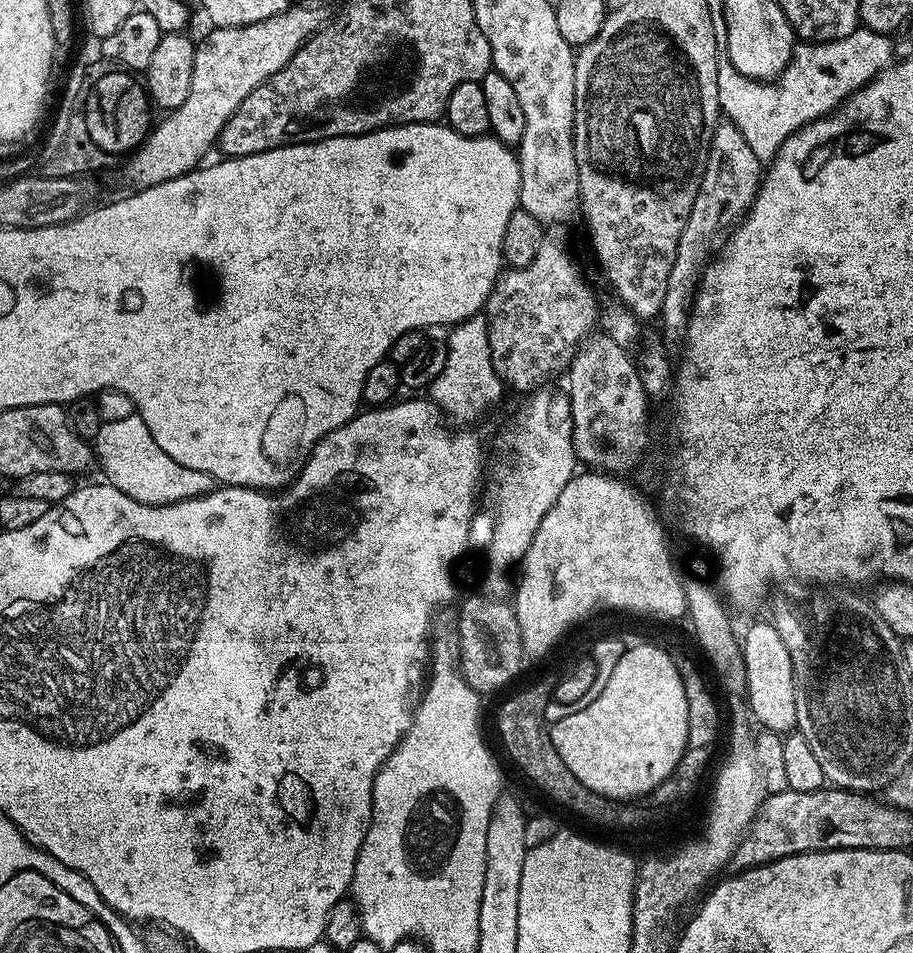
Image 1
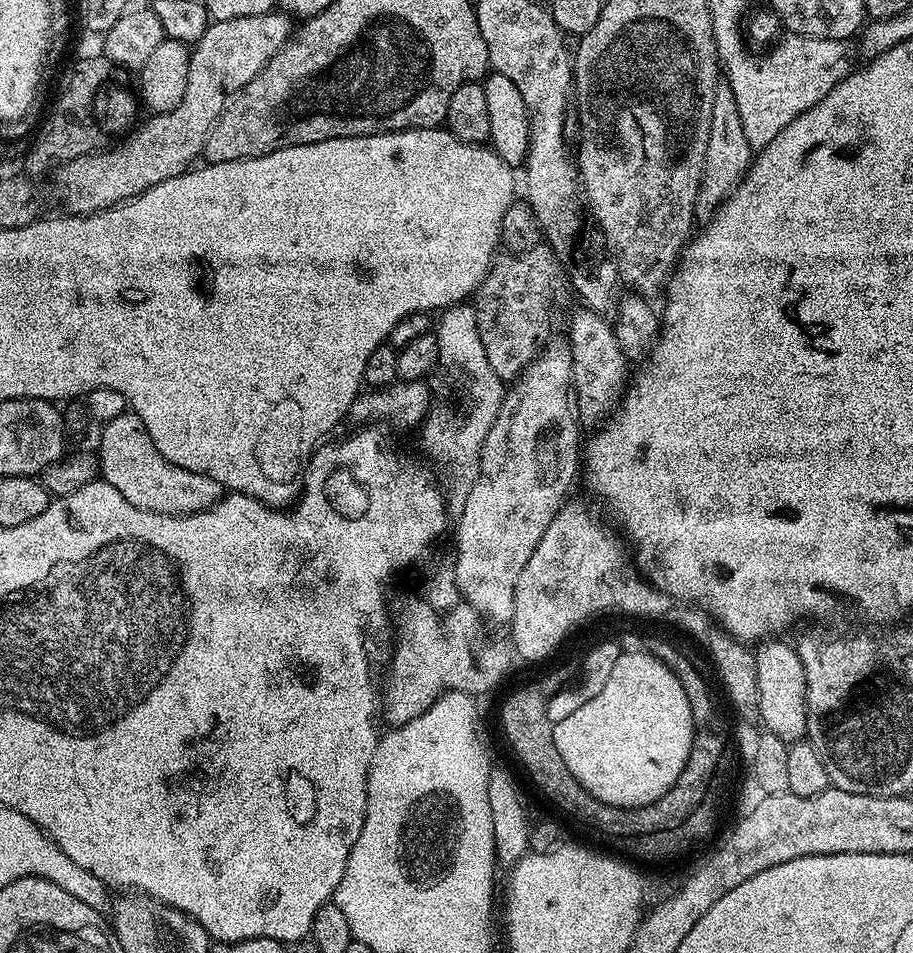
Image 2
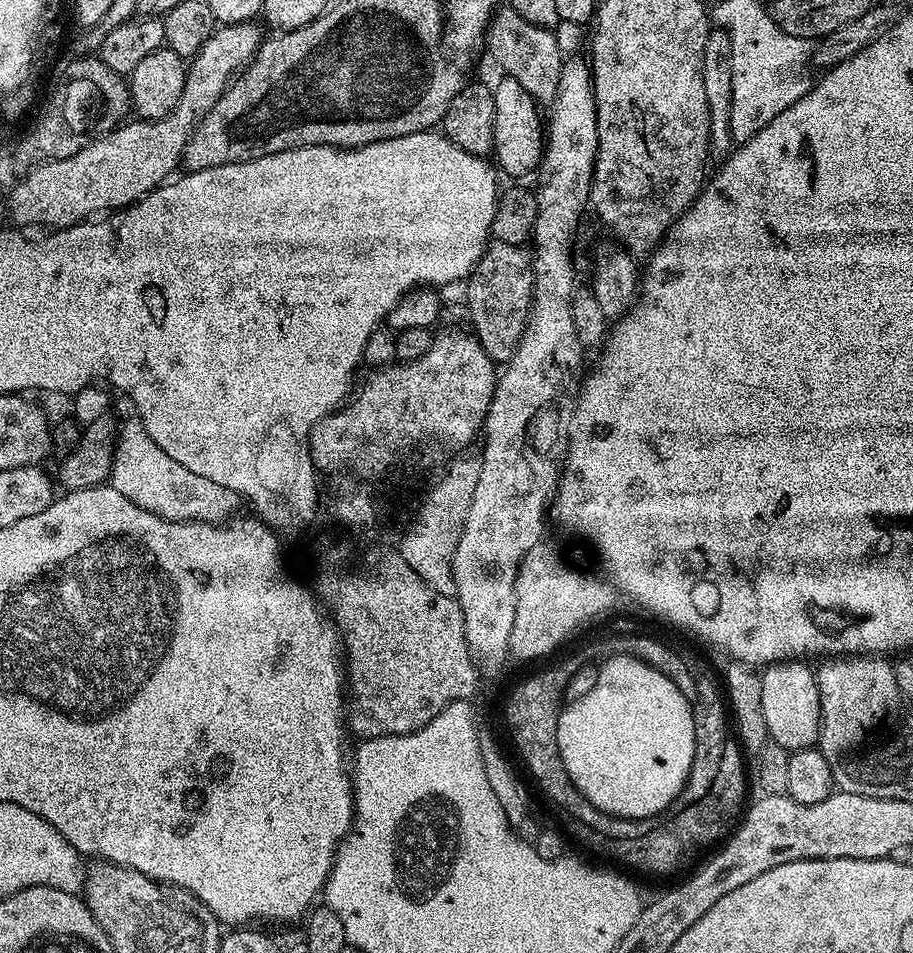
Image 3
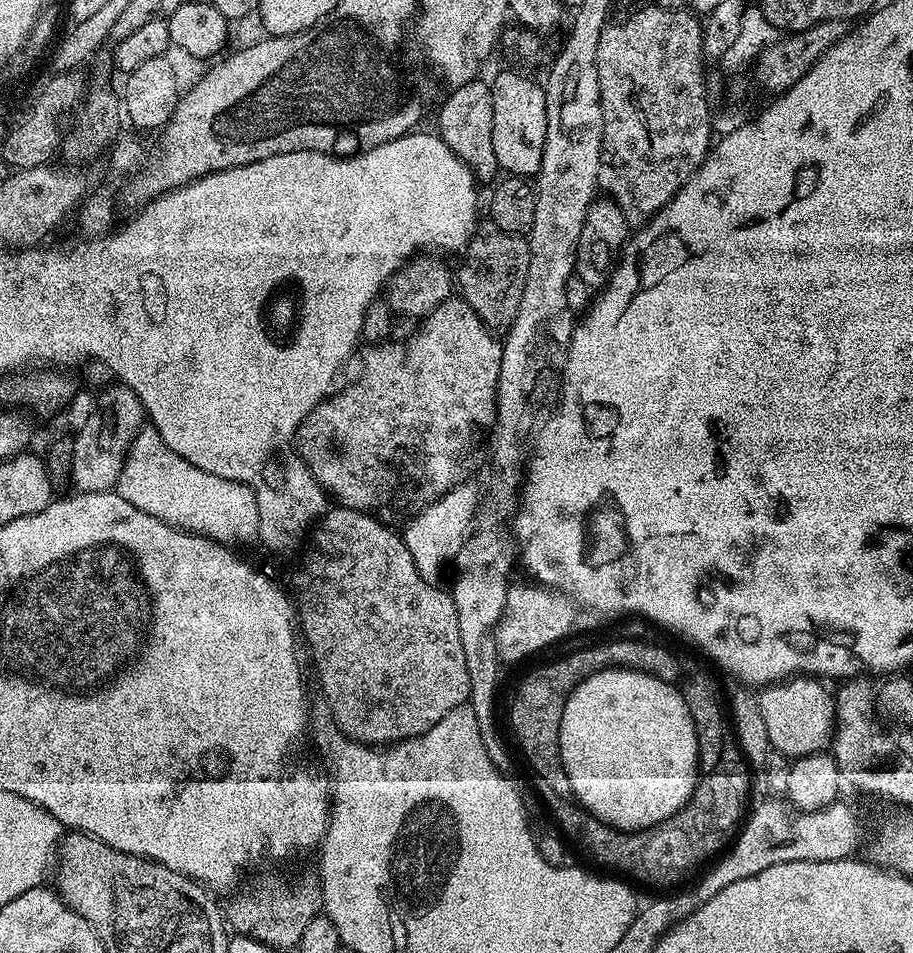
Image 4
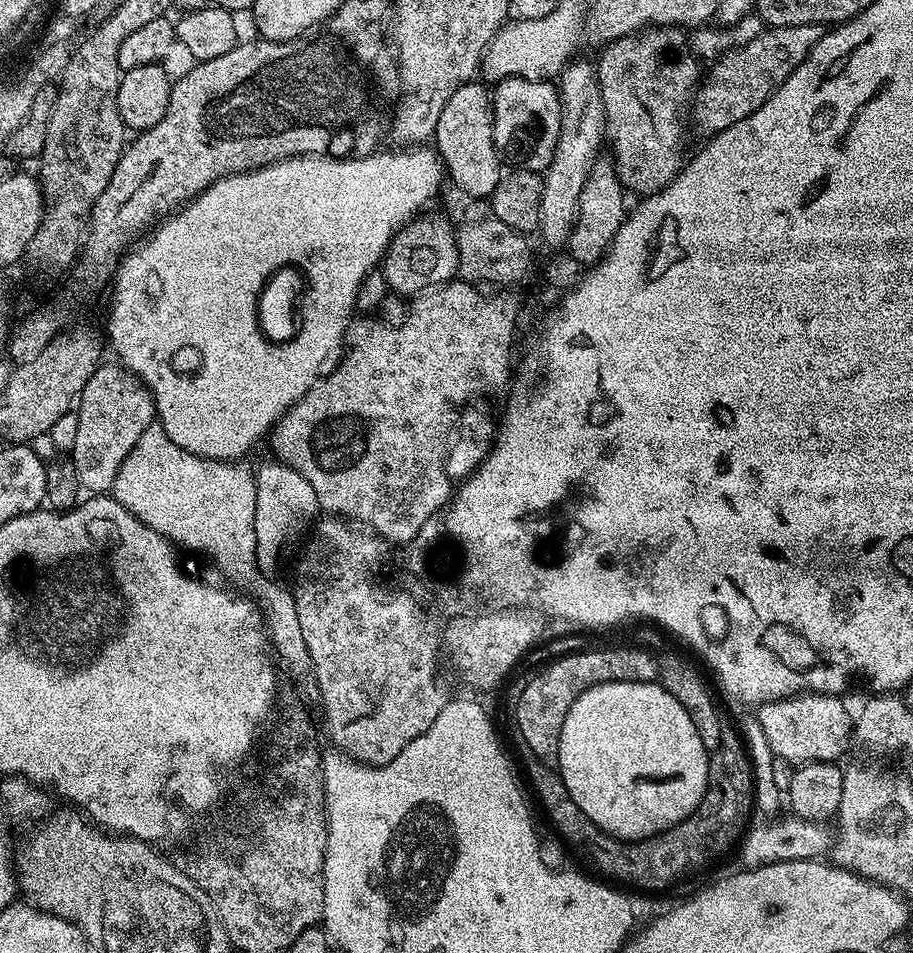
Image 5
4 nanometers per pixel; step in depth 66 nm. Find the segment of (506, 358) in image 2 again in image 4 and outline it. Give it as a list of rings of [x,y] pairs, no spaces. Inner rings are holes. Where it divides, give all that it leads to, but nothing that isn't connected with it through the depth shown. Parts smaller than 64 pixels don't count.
[[[481,223],[468,242],[468,247],[462,253],[464,261],[458,272],[458,292],[463,300],[478,314],[478,318],[487,328],[506,330],[514,322],[520,305],[520,290],[522,287],[522,270],[528,266],[528,241],[523,235],[514,232],[503,232],[496,224]]]

